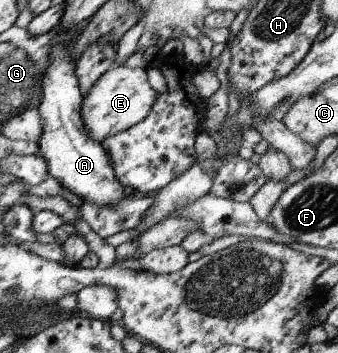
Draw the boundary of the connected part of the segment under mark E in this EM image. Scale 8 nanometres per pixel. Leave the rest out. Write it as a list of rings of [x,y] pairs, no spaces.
[[[122,65],[105,71],[93,83],[93,87],[87,91],[87,95],[82,97],[81,111],[79,111],[83,127],[85,127],[87,137],[91,141],[102,142],[110,135],[125,131],[125,129],[139,123],[141,119],[145,119],[145,115],[149,113],[158,94],[149,86],[146,74],[146,68],[135,67],[135,69],[131,69],[127,65]]]

